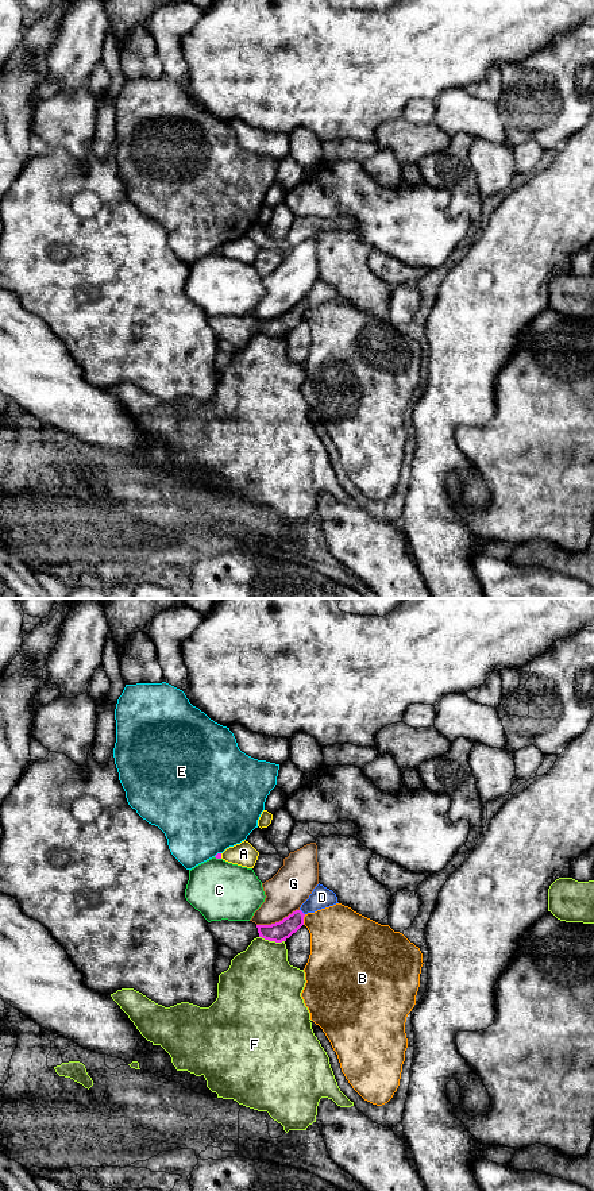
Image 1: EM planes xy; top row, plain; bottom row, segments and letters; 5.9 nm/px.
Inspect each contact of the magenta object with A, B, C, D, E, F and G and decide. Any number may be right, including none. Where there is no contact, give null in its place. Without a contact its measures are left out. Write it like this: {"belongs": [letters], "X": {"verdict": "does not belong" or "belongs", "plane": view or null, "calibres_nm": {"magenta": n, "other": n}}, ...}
{"belongs": ["D"], "A": {"verdict": "does not belong", "plane": "xy", "calibres_nm": {"magenta": 30, "other": 140}}, "B": {"verdict": "does not belong", "plane": "xy", "calibres_nm": {"magenta": 120, "other": 360}}, "C": {"verdict": "does not belong", "plane": "xy", "calibres_nm": {"magenta": 30, "other": 360}}, "D": {"verdict": "belongs", "plane": "xy", "calibres_nm": {"magenta": 120, "other": 130}}, "E": {"verdict": "does not belong", "plane": "xy", "calibres_nm": {"magenta": 30, "other": 500}}, "F": {"verdict": "does not belong", "plane": "xy", "calibres_nm": {"magenta": 120, "other": 400}}, "G": {"verdict": "does not belong", "plane": "xy", "calibres_nm": {"magenta": 120, "other": 240}}}

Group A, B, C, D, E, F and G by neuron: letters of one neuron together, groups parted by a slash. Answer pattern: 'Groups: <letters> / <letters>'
Groups: A / B / C / D / E / F / G

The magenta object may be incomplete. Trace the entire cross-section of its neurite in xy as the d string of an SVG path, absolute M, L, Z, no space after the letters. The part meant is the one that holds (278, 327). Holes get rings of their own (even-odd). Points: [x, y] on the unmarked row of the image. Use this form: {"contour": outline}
{"contour": "M319 278L298 305L293 307L279 317L256 320L259 332L275 338L286 336L304 320L304 312L308 308L315 308L336 298L339 298L336 289Z"}

